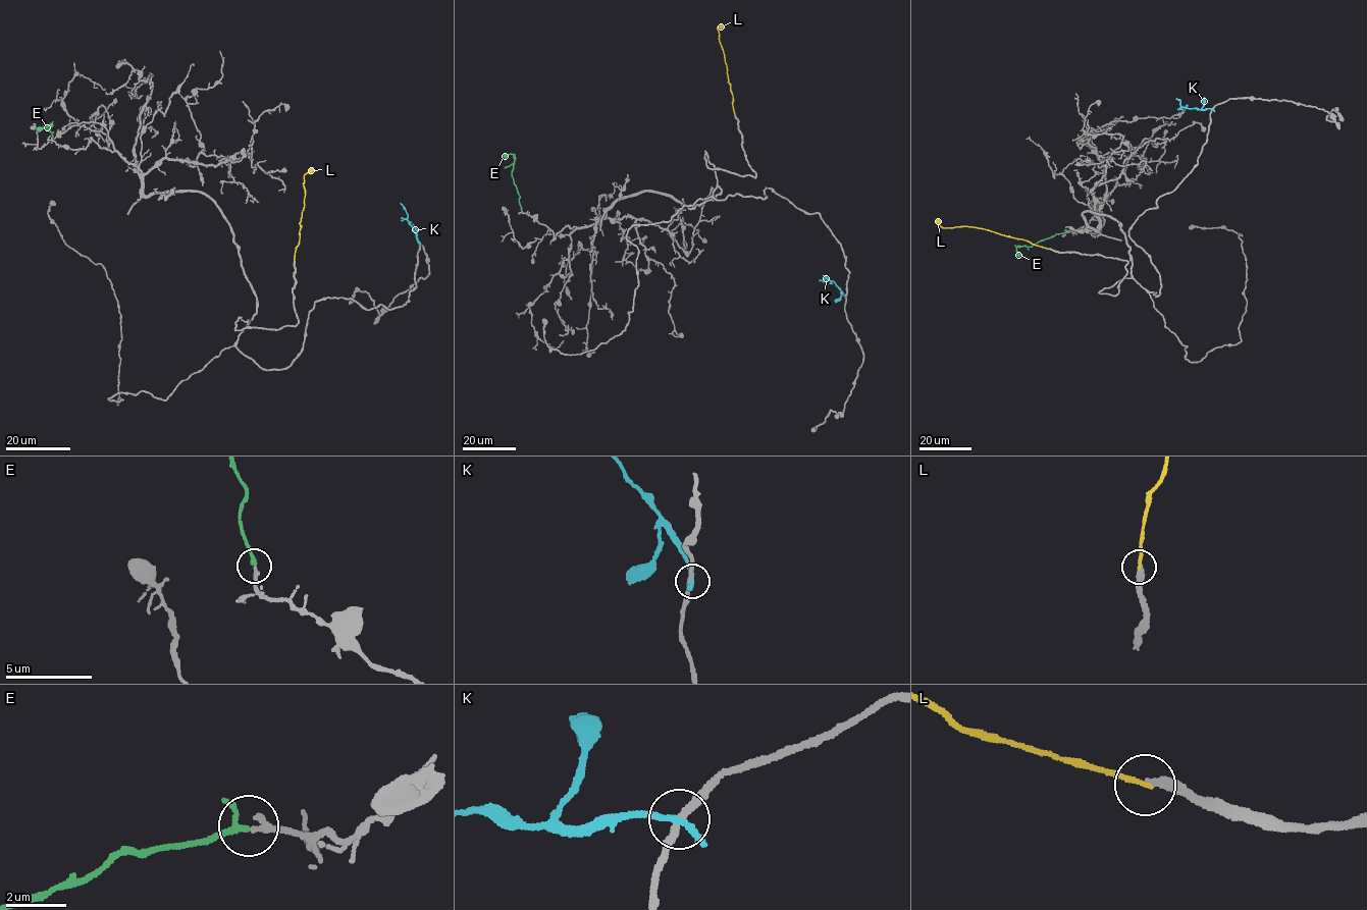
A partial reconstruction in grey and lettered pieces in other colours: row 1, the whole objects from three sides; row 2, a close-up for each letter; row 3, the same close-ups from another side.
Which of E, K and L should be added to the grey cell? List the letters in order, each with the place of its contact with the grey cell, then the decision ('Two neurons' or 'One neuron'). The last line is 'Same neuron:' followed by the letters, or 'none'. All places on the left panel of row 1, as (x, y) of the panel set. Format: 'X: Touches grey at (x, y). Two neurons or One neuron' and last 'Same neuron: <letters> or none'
E: Touches grey at (52, 136). One neuron
K: Touches grey at (420, 246). Two neurons
L: Touches grey at (294, 261). Two neurons
Same neuron: E

